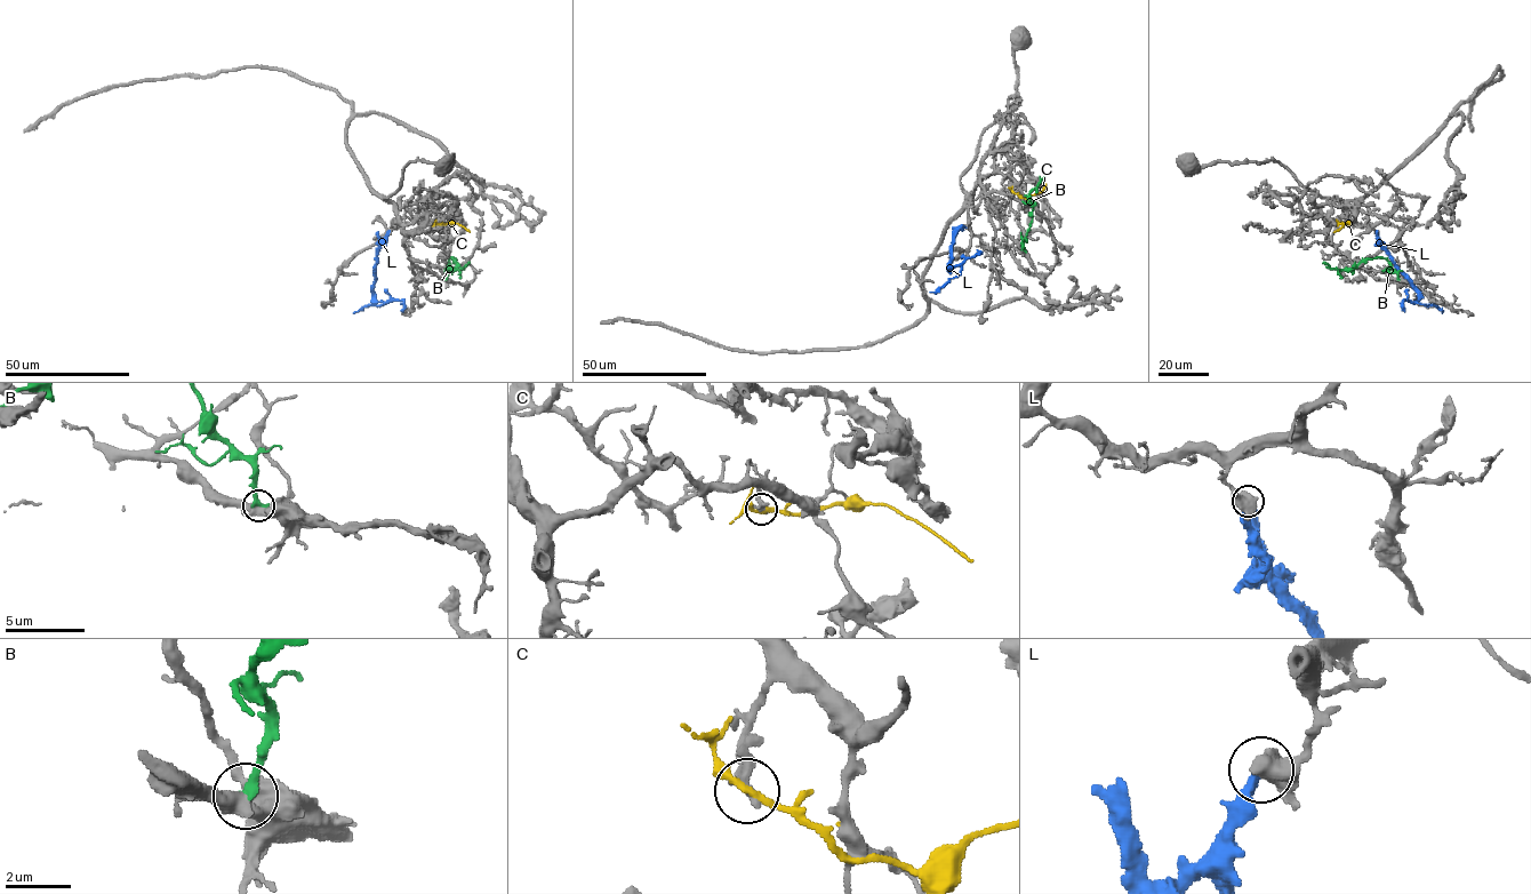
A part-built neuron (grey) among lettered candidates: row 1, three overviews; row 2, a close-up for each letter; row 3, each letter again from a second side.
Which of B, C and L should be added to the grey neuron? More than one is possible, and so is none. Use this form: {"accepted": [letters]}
{"accepted": ["L"]}

